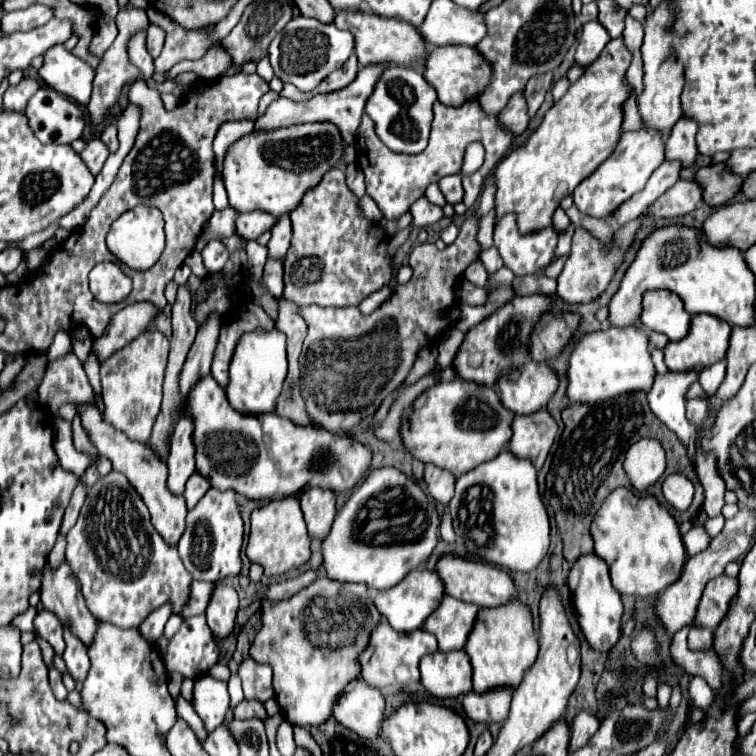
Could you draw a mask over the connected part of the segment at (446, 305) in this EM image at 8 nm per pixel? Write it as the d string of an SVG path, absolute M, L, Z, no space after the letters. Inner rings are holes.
M493 167L487 175L479 207L473 217L465 219L455 243L451 243L445 251L435 249L433 243L417 245L409 259L413 277L409 283L397 285L393 297L375 313L363 317L357 307L299 307L299 315L307 323L307 337L299 357L303 399L307 403L307 413L323 429L343 433L357 425L363 417L363 407L377 407L389 391L407 377L417 359L417 351L449 327L445 313L455 305L453 285L457 277L479 257L475 215L483 215L495 205L495 169L497 167Z

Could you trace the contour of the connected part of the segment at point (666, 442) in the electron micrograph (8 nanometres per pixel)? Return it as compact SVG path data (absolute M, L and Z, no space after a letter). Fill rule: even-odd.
M633 391L595 405L569 405L563 409L561 417L565 427L551 461L551 469L547 473L545 499L555 511L555 521L563 539L563 557L569 563L575 563L575 559L593 551L589 533L591 519L599 503L603 503L603 499L613 489L627 483L623 461L627 449L633 443L643 437L657 439L667 455L667 469L663 477L681 473L689 479L695 479L695 469L687 455L687 447L653 415L645 391Z

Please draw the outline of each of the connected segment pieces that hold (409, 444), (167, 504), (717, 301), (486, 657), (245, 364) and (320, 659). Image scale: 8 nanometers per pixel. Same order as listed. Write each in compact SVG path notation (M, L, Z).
M455 377L453 381L437 383L437 385L429 387L405 409L399 435L401 435L401 441L407 447L407 451L421 463L425 463L425 465L431 463L431 465L443 467L455 475L461 475L461 473L475 469L479 463L493 459L499 449L507 447L509 437L511 437L511 419L513 417L515 415L511 415L511 411L501 407L495 387L485 387L485 385Z
M75 403L77 409L77 417L81 417L81 425L87 431L91 443L95 445L95 449L99 451L99 455L107 457L113 463L115 471L121 471L129 483L137 489L137 493L143 497L149 513L151 513L151 523L153 527L159 531L159 535L165 539L165 543L169 547L175 547L185 531L185 515L187 515L187 507L183 503L183 497L175 497L171 495L171 491L167 491L167 465L163 459L159 459L145 443L135 443L131 439L127 439L127 435L123 435L123 431L117 431L115 427L107 425L97 407L95 405L87 405L87 403Z
M667 225L657 227L649 233L631 267L627 269L619 291L609 303L609 323L617 327L627 327L639 321L641 295L647 289L667 289L681 297L685 311L691 315L709 313L729 325L753 325L753 305L755 305L755 279L747 269L741 251L735 247L711 247L703 237L701 229Z
M515 597L501 607L481 607L467 637L465 651L473 665L473 689L477 693L495 685L517 685L523 679L523 671L531 667L531 661L535 661L539 651L529 605Z
M257 327L255 331L243 333L229 365L229 385L225 387L231 407L241 413L271 413L279 387L287 375L287 353L285 353L285 335L277 329L265 331Z
M327 577L315 579L289 599L263 603L263 627L251 645L251 657L273 667L275 699L287 721L311 727L331 717L331 707L343 687L359 677L355 655L363 651L367 635L371 635L379 619L381 615L365 585L335 583Z

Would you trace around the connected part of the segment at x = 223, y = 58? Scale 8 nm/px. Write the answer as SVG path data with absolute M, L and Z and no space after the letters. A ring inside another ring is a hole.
M215 47L201 61L179 61L168 71L166 80L173 80L183 71L195 71L197 75L203 75L205 79L211 81L225 69L229 69L229 55L223 51L223 47Z

